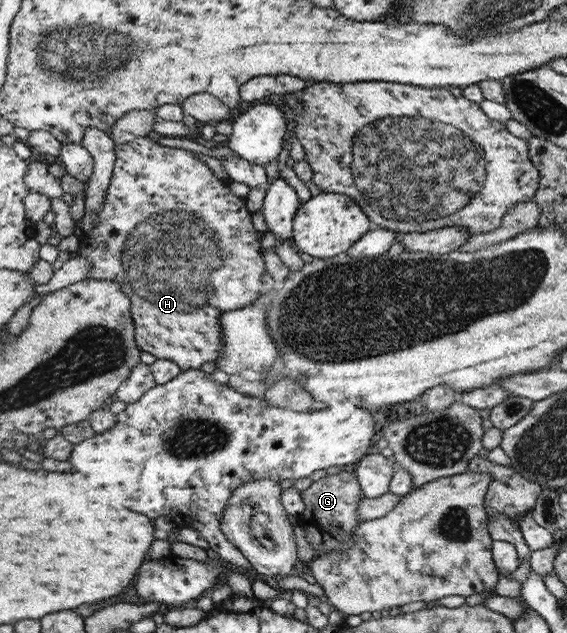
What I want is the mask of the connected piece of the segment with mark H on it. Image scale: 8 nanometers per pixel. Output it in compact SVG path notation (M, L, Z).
M148 136L134 138L126 144L115 145L115 164L113 176L103 207L97 215L97 224L89 233L81 237L77 256L92 261L92 270L86 273L86 279L112 281L121 285L123 292L131 299L133 320L136 324L136 342L142 352L155 355L158 359L169 359L178 364L182 371L196 370L208 361L216 361L224 347L224 327L221 327L221 314L249 306L261 295L271 294L277 288L275 280L269 275L262 261L262 250L258 242L258 233L252 227L252 217L246 211L244 198L232 195L232 191L216 179L216 175L206 167L206 162L192 152L179 148L163 147Z

